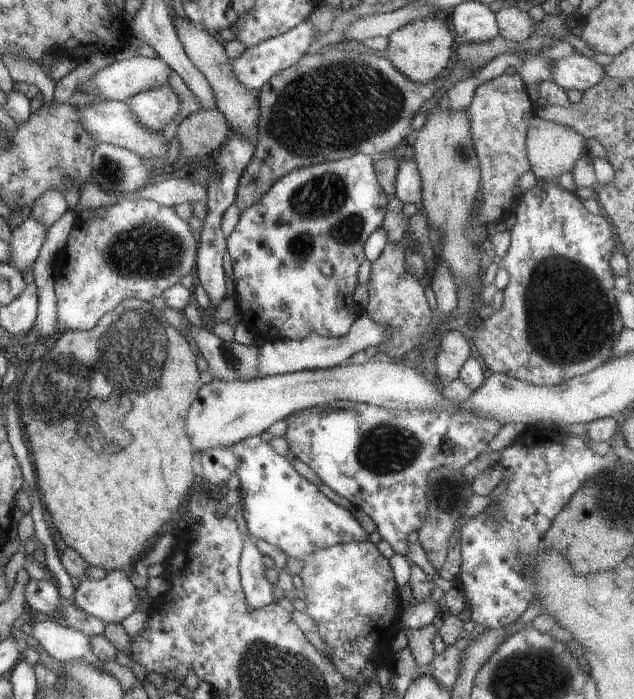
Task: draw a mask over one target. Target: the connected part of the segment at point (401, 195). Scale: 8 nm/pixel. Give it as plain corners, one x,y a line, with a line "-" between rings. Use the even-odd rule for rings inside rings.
401,159
395,181
394,195
402,202
413,203
419,212
422,212
420,204
421,181
420,174
413,159

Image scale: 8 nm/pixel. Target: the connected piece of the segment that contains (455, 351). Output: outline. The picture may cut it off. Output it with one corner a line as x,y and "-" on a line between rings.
447,331
441,337
434,361
439,386
457,378
461,365
471,356
470,347
458,331

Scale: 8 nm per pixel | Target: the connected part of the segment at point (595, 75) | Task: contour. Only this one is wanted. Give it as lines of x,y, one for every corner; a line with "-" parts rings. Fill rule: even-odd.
573,53
558,60
552,60
551,81
561,88
586,91
604,76
603,67
591,57

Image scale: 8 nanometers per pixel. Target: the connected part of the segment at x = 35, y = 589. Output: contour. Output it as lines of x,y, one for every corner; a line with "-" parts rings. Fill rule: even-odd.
29,579
22,588
24,602
40,617
57,614
60,607
57,587
46,580

